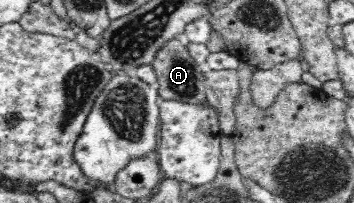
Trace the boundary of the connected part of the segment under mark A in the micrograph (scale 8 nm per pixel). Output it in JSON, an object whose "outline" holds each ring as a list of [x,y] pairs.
{"outline":[[[177,39],[167,41],[151,65],[157,75],[160,101],[207,103],[204,68],[189,54],[185,44]]]}

